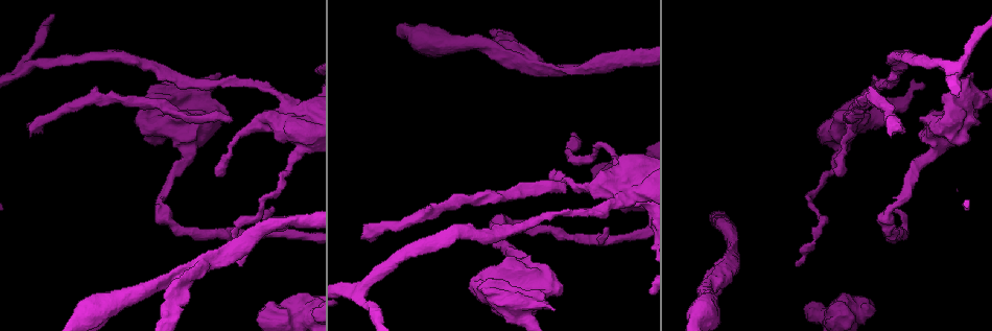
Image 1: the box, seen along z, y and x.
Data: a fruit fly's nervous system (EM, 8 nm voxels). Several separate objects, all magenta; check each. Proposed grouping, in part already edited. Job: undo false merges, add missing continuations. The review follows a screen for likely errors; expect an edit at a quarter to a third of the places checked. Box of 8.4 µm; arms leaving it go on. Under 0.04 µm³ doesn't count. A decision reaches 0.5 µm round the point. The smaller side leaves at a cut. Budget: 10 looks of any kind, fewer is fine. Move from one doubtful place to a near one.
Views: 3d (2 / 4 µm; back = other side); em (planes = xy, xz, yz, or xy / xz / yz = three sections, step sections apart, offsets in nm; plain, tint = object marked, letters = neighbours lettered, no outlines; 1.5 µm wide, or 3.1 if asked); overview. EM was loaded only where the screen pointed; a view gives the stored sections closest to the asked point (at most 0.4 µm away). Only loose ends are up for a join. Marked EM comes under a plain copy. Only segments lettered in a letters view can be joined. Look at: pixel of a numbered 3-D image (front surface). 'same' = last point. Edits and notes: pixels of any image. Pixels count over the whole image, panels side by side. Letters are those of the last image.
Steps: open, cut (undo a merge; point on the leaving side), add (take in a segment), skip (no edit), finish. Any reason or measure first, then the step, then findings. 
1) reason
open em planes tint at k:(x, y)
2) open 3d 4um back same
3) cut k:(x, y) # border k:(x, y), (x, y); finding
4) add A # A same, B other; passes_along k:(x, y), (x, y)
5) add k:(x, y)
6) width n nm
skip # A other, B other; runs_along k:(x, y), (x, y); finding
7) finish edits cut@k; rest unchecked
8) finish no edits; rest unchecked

abrupt turn
open em xy step 4 tint at 1:(950, 67)

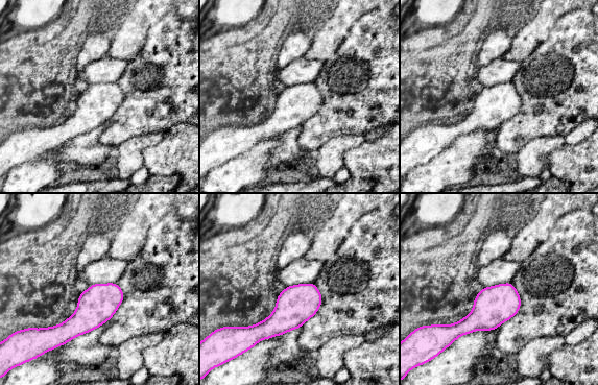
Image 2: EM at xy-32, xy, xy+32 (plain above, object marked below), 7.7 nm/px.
what lies round it
open em xy step 4 letters same

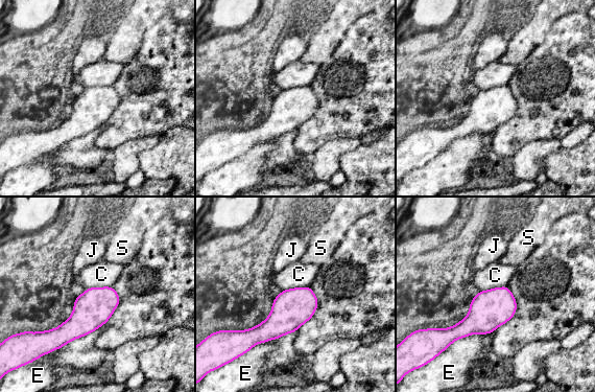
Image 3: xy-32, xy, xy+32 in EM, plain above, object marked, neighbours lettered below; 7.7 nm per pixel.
skip # C other, E other, J other, S other; border 3:(309, 285), (284, 289), (282, 291); continuous, no second cell

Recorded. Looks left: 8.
end of a long branch
open em planes letters at 1:(364, 228)

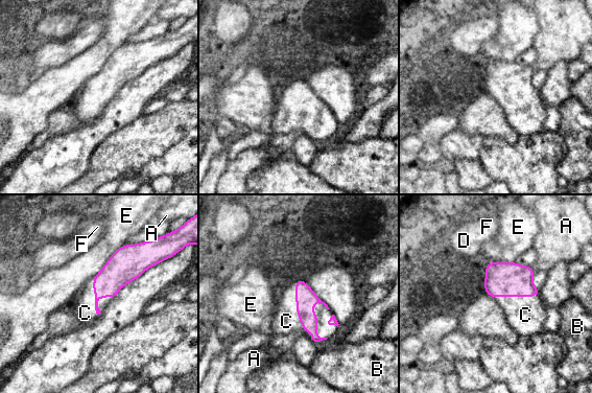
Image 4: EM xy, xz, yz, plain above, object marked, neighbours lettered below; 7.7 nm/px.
width 160 nm
add C # A other, B other, C same, D other, E other, F other; it goes on there

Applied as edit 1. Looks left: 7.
see it whole again
open overview

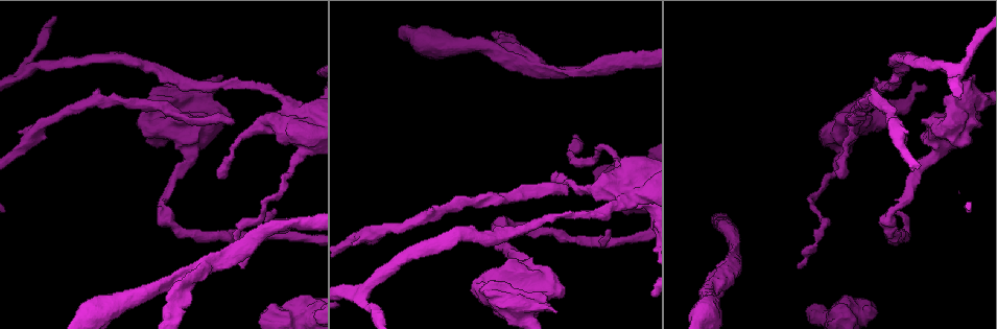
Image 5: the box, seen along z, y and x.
open 3d 4um at 5:(894, 210)

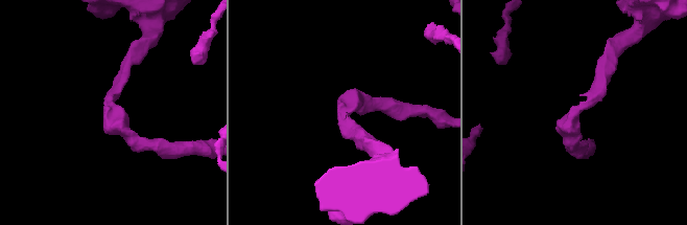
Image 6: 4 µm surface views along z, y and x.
arm_widths 190, 240 nm; shape alone is not enough
open em planes letters at 6:(578, 108)

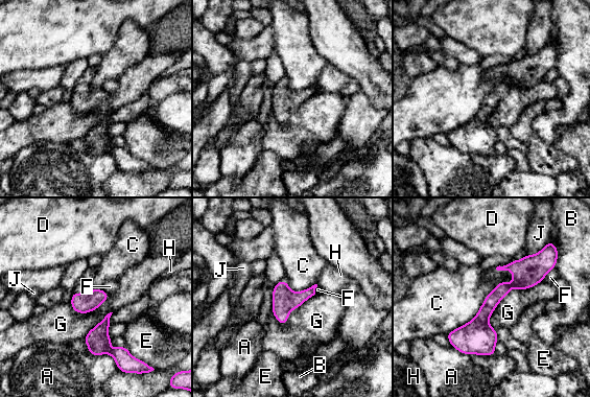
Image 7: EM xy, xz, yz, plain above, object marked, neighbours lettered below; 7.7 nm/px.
width 110 nm
skip # A other, B other, C other, D other, E other, F other, G other, H other, J other; runs_along 7:(546, 264), (506, 286), (452, 342); one cell here

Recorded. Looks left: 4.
open em planes letters at 5:(561, 213)

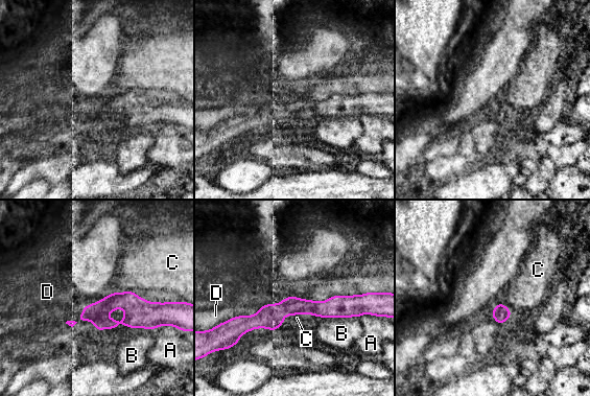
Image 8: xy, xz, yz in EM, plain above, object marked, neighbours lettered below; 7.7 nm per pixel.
skip # A other, B other, C other, D other; border 8:(133, 289), (110, 294); all the same cell

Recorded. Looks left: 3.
finish edits add@4; rest unchecked

